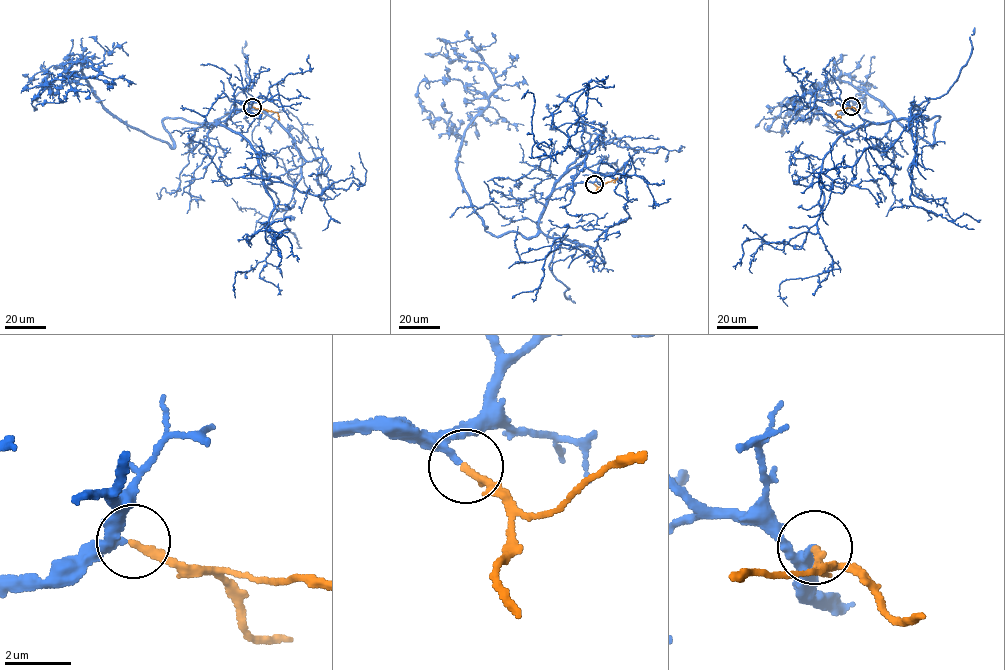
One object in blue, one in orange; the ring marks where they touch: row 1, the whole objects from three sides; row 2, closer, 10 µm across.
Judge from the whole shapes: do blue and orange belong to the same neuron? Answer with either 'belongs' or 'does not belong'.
belongs

